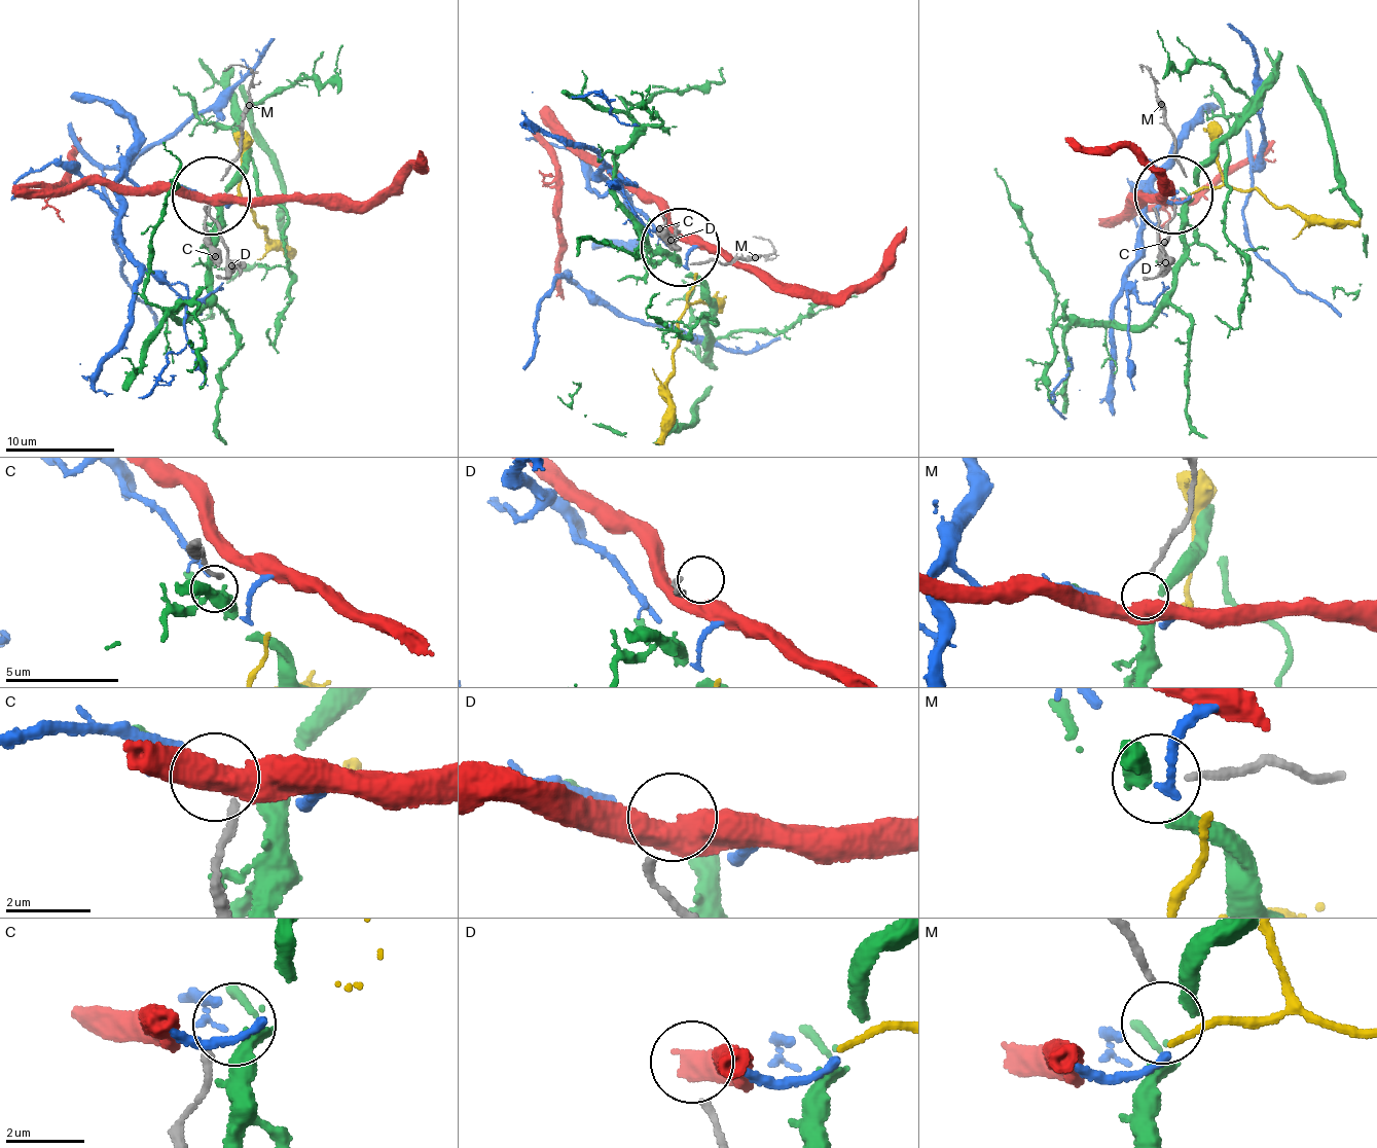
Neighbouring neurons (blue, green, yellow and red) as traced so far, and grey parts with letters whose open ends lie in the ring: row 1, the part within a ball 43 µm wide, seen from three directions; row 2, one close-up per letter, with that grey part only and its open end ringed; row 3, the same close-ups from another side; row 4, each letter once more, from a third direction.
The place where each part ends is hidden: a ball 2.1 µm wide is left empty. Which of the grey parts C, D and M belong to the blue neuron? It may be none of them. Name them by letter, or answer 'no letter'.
no letter

